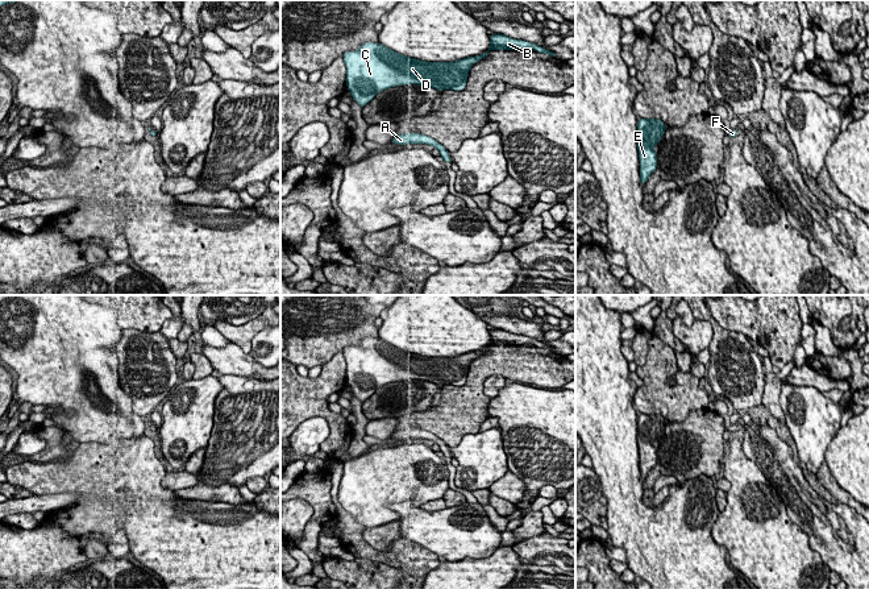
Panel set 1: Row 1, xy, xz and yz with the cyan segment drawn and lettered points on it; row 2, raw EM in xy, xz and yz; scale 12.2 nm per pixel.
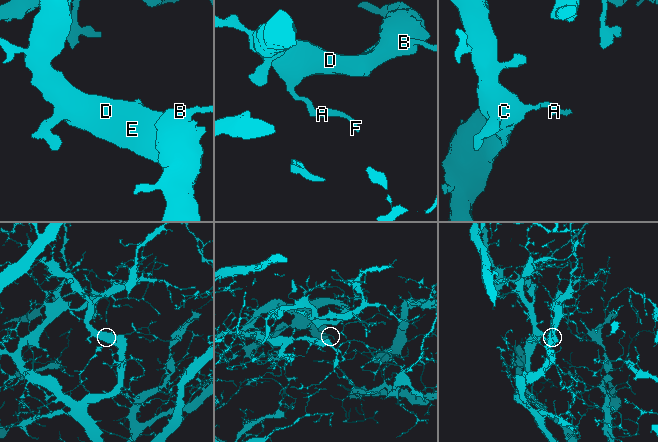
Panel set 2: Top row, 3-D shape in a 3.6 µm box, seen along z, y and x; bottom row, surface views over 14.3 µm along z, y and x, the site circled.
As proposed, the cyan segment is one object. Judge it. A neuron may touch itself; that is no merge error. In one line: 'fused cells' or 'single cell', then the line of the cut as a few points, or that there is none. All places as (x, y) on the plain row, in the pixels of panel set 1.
single cell; cut none

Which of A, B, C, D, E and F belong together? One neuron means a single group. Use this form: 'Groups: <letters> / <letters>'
Groups: A B C D E F

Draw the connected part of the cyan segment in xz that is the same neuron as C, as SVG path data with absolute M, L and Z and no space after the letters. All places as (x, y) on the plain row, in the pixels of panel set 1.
M491 329L486 348L456 357L425 357L396 348L381 337L366 337L356 347L342 351L346 361L346 382L353 394L363 403L374 391L387 383L417 379L438 386L462 386L474 358L487 352L490 345L533 344L537 348L556 352L556 348L506 329Z

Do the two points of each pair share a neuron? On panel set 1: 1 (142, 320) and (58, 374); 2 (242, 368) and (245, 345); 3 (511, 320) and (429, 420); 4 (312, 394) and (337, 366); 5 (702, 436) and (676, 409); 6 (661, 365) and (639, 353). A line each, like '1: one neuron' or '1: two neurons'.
1: two neurons
2: two neurons
3: two neurons
4: one neuron
5: two neurons
6: two neurons

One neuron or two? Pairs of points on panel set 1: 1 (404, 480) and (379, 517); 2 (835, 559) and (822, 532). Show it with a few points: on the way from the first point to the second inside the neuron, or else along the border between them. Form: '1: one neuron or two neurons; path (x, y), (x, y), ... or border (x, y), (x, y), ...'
1: one neuron; path (395, 488), (379, 504), (379, 507)
2: one neuron; path (835, 552), (824, 539)

